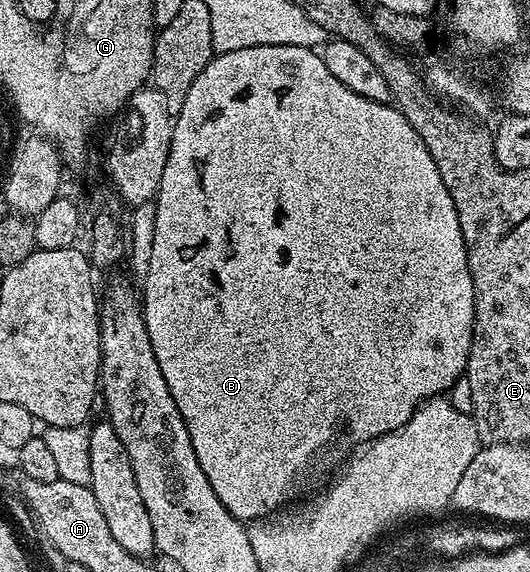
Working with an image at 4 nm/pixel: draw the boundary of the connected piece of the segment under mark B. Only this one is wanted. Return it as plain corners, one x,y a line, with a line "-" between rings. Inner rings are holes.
258,45
256,48
213,54
206,69
202,69
194,85
190,85
190,93
186,93
186,101
174,117
170,153
166,157
166,169
162,169
162,185
158,189
154,202
156,205
154,246
150,249
150,265
142,277
142,283
144,283
142,306
146,333
150,333
150,345
154,345
154,357
158,357
158,369
162,369
162,377
166,377
166,385
174,397
174,405
178,405
178,413
182,413
182,421
186,421
186,433
190,433
190,445
194,445
194,457
198,457
198,465
202,465
202,473
206,473
206,481
210,481
214,493
218,493
218,501
226,505
226,509
235,519
260,521
279,512
280,502
287,497
296,474
307,465
308,459
314,458
339,433
340,427
348,423
348,431
356,441
382,437
406,425
425,401
443,396
467,372
472,330
476,320
474,281
470,277
470,265
466,257
466,245
462,241
462,229
458,225
458,213
442,181
442,173
438,173
438,165
434,165
434,157
430,157
430,149
422,145
422,137
418,137
414,125
406,121
399,107
370,101
370,97
358,97
358,93
346,89
346,85
342,85
342,81
337,81
331,75
330,69
326,69
326,61
322,61
322,57
315,50
299,48
298,45

